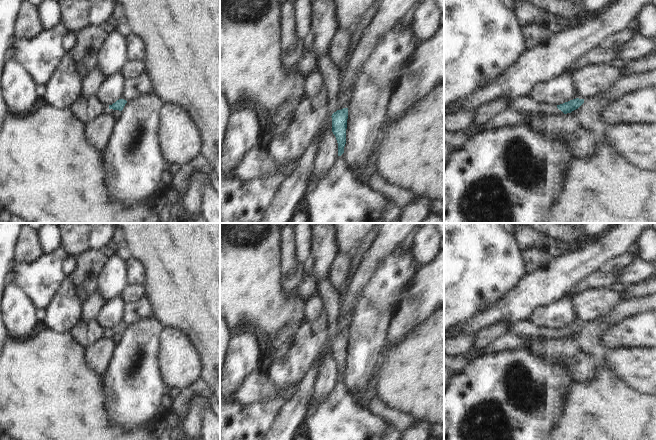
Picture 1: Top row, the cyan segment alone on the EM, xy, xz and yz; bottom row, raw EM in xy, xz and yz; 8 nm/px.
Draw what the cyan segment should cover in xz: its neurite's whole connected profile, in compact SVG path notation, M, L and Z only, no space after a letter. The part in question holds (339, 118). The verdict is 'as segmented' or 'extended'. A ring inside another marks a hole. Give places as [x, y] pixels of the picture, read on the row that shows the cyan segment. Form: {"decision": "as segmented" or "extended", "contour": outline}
{"decision": "extended", "contour": "M329 56L317 60L317 67L322 77L323 85L326 87L326 98L328 100L327 118L330 121L330 130L336 137L338 156L341 156L344 153L346 144L348 108L339 110L336 103L336 97L340 87L339 67L331 62Z"}

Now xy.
{"decision": "extended", "contour": "M119 99L112 105L104 105L102 111L106 115L112 115L115 110L122 111L126 103L126 100Z"}

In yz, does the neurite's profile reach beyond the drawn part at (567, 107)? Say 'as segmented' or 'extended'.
extended

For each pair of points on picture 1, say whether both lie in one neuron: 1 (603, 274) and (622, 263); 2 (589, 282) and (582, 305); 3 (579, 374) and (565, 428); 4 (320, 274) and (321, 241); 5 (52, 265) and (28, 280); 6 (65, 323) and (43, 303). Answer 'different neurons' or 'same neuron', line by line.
1: same neuron
2: different neurons
3: different neurons
4: same neuron
5: same neuron
6: different neurons

